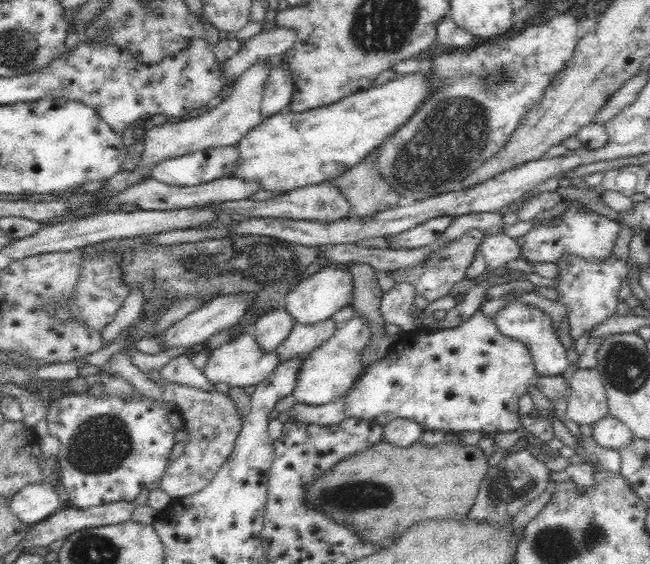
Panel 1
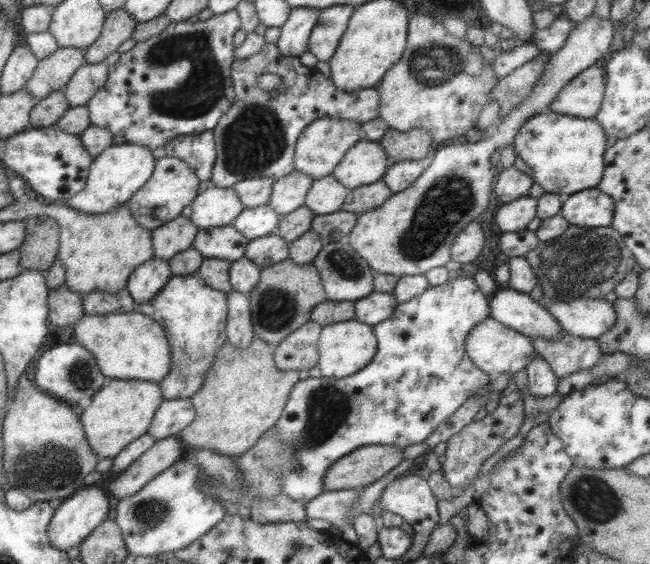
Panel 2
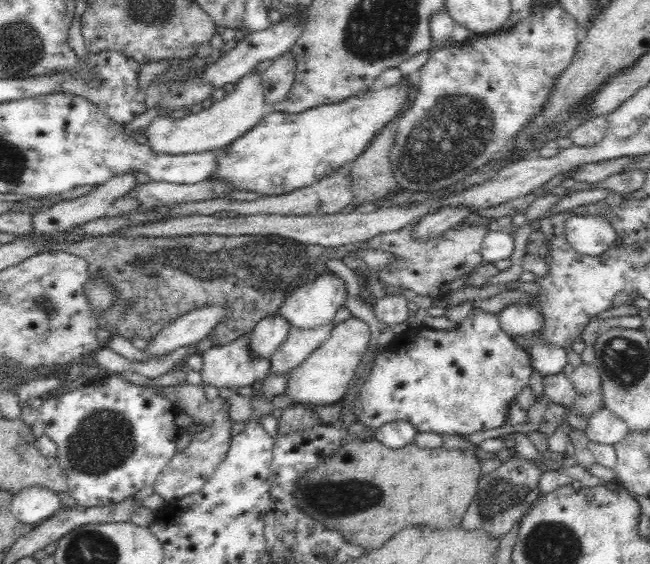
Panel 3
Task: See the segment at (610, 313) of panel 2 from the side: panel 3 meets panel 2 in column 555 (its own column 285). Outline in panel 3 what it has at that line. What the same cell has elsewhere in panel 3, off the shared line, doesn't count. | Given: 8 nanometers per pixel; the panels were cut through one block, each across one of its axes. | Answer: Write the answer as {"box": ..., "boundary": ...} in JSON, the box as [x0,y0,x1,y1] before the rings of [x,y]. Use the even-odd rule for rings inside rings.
{"box":[277,274,346,328],"boundary":[[[320,274],[288,294],[277,310],[291,328],[316,328],[333,322],[336,311],[343,306],[346,287],[337,275]]]}

